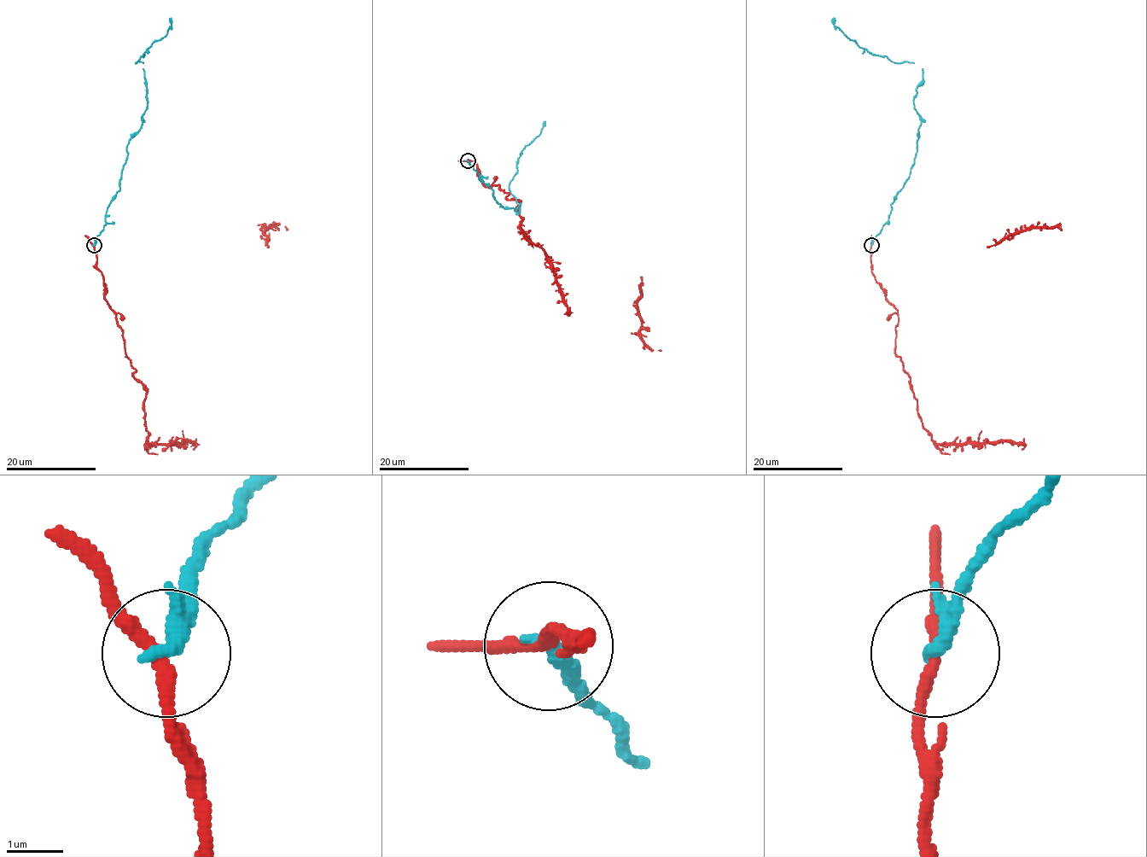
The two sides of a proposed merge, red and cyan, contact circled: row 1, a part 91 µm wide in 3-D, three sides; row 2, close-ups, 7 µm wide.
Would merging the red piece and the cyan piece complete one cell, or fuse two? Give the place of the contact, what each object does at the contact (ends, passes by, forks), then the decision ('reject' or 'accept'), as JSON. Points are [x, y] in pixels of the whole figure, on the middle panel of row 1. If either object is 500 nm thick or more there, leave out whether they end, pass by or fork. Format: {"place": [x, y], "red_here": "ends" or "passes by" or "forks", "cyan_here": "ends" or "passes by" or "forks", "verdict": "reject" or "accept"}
{"place": [468, 160], "red_here": "passes by", "cyan_here": "ends", "verdict": "reject"}

